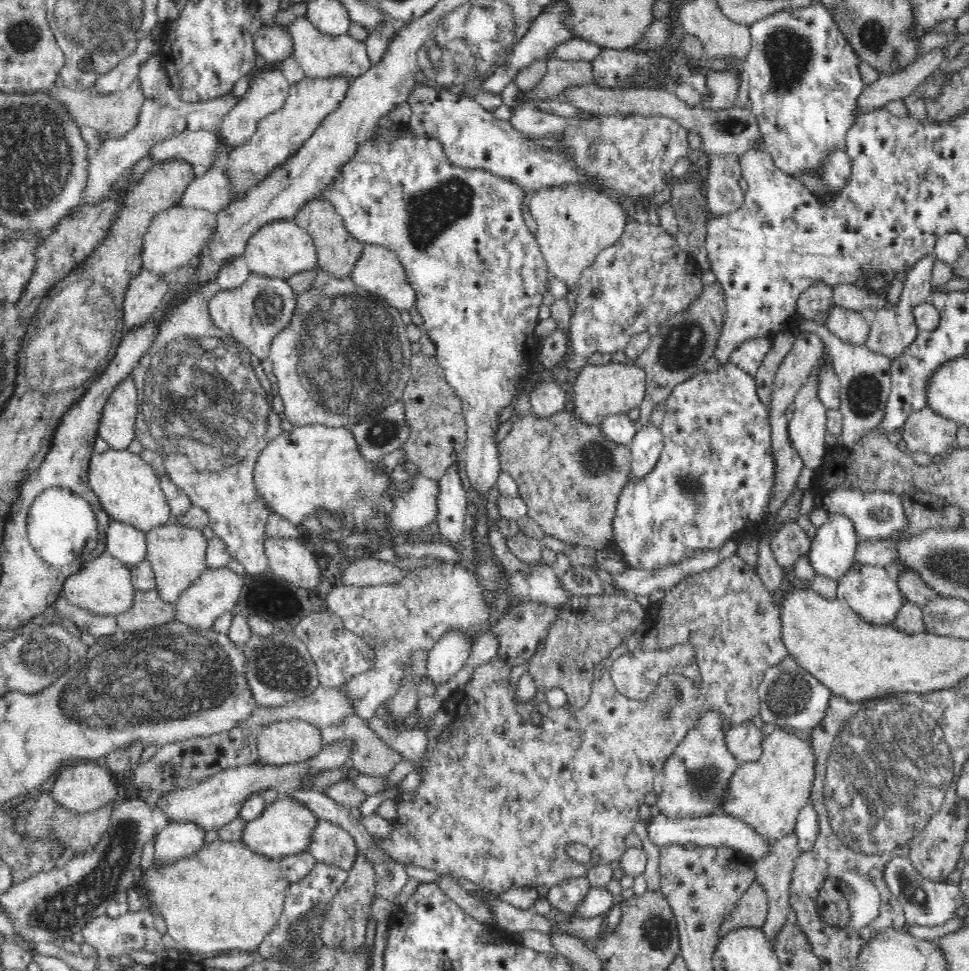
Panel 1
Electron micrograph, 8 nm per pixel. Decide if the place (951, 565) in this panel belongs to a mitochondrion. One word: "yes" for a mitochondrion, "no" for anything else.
yes

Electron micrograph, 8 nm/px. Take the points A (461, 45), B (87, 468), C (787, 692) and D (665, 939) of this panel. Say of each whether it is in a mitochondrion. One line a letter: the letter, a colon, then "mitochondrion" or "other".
A: mitochondrion
B: other
C: mitochondrion
D: mitochondrion

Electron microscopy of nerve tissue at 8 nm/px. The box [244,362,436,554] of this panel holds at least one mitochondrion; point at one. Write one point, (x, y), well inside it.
(383, 431)

